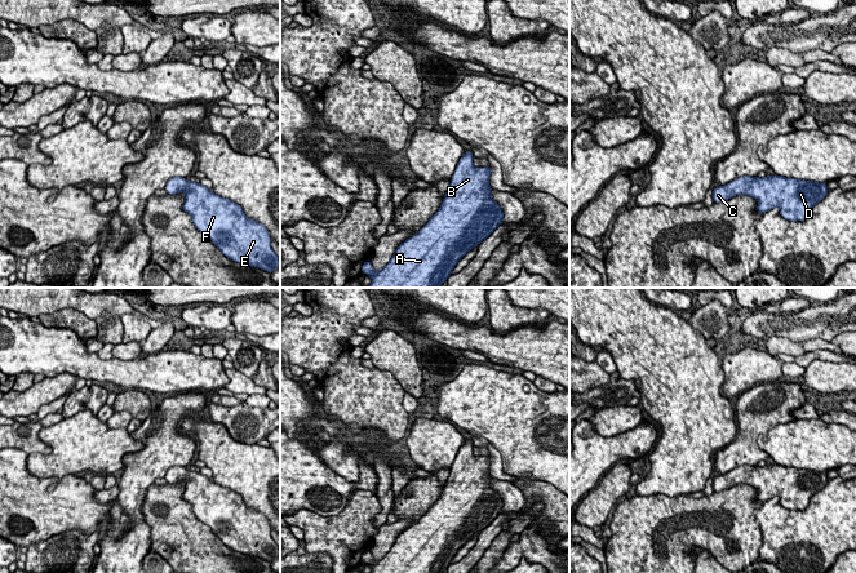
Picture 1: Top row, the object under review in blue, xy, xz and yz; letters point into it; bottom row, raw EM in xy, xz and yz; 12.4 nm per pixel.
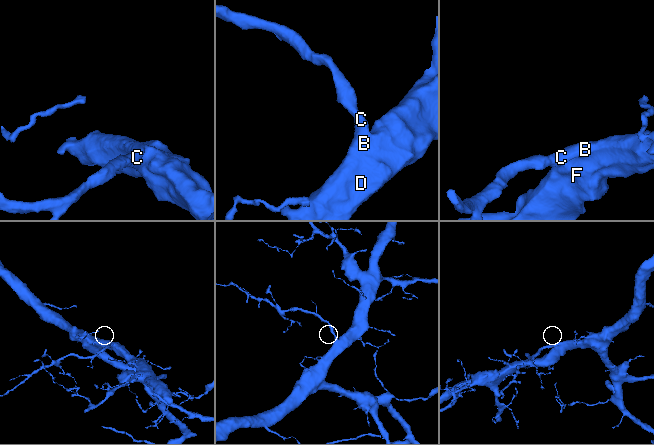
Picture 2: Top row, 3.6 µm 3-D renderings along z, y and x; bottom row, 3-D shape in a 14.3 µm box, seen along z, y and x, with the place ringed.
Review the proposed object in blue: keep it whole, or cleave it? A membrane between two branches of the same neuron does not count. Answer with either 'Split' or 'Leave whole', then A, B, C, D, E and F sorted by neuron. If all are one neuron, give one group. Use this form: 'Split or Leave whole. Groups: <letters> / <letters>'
Leave whole. Groups: A B C D E F

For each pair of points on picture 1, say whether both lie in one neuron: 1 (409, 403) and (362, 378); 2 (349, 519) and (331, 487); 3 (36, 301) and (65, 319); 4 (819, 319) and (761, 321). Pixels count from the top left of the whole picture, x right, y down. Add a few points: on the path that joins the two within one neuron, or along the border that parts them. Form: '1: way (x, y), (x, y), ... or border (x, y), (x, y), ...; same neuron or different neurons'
1: border (403, 392), (403, 408), (407, 412); different neurons
2: border (367, 491), (354, 491), (335, 515), (313, 511); different neurons
3: border (84, 314), (74, 309), (58, 309), (38, 316); different neurons
4: way (805, 324), (775, 324); same neuron

